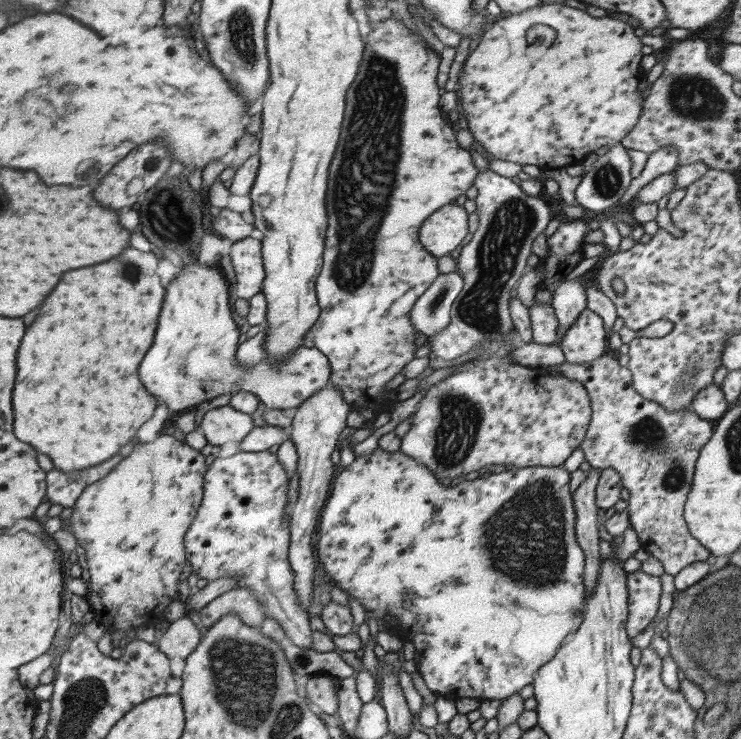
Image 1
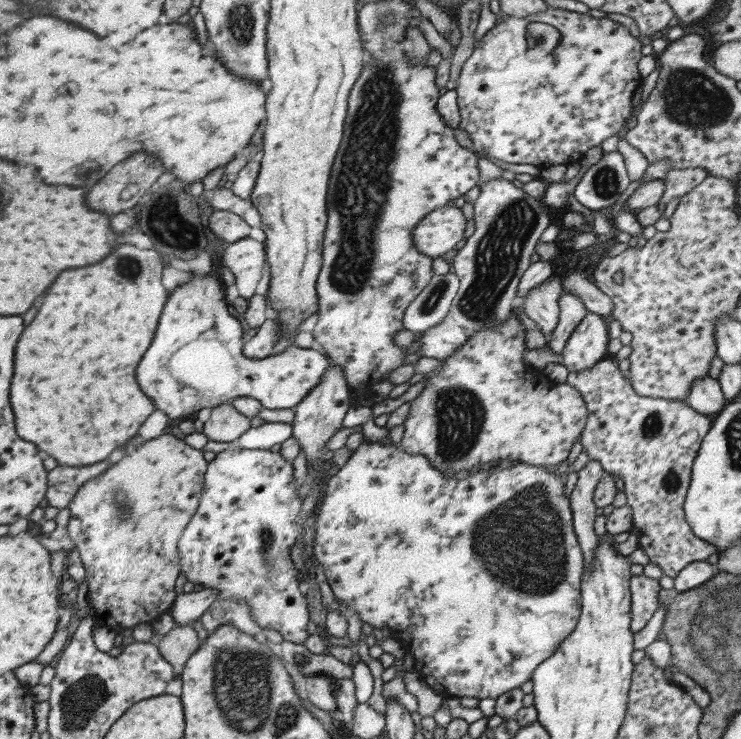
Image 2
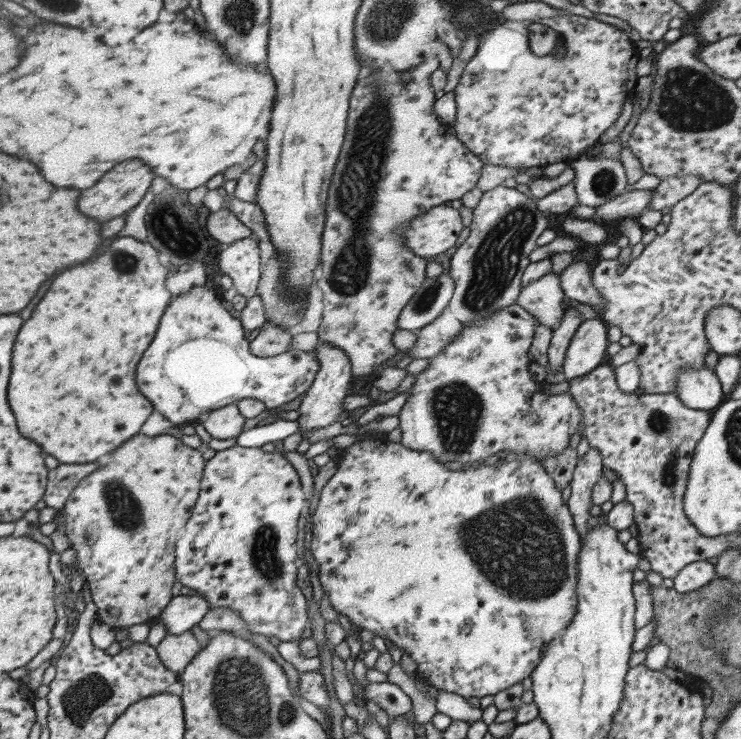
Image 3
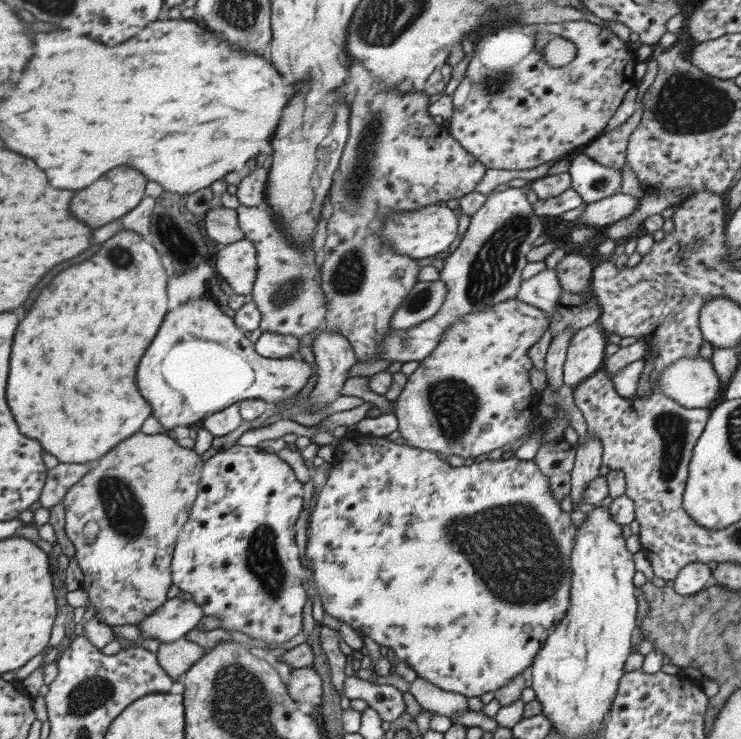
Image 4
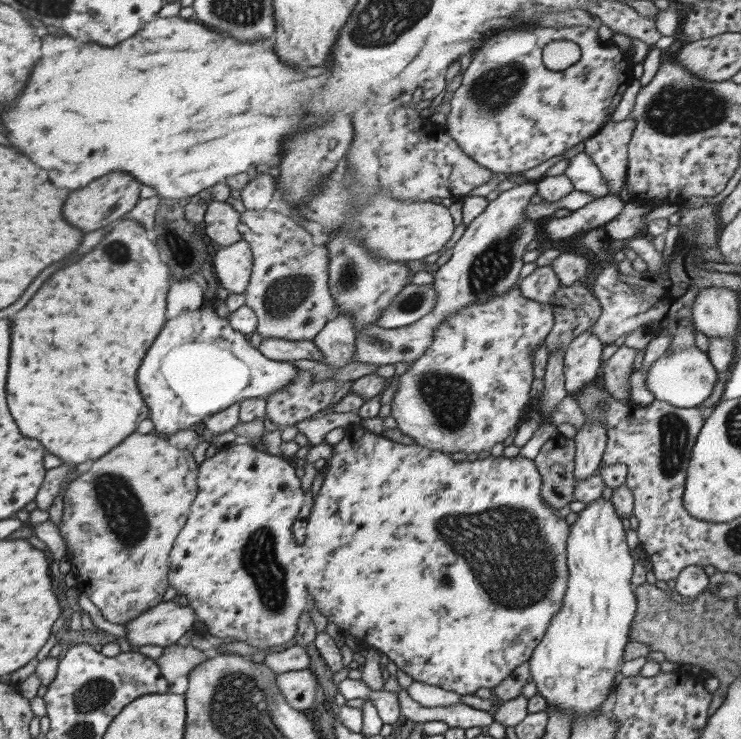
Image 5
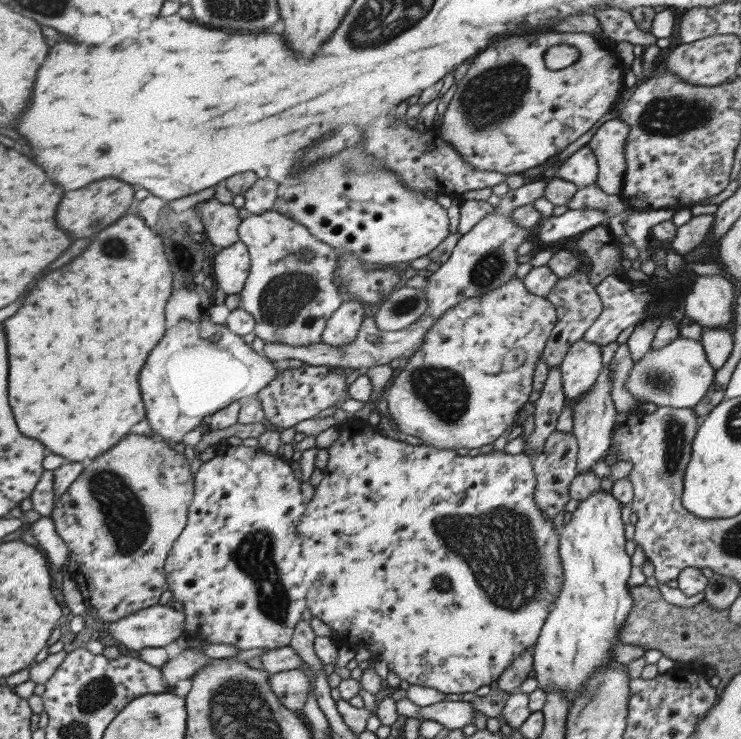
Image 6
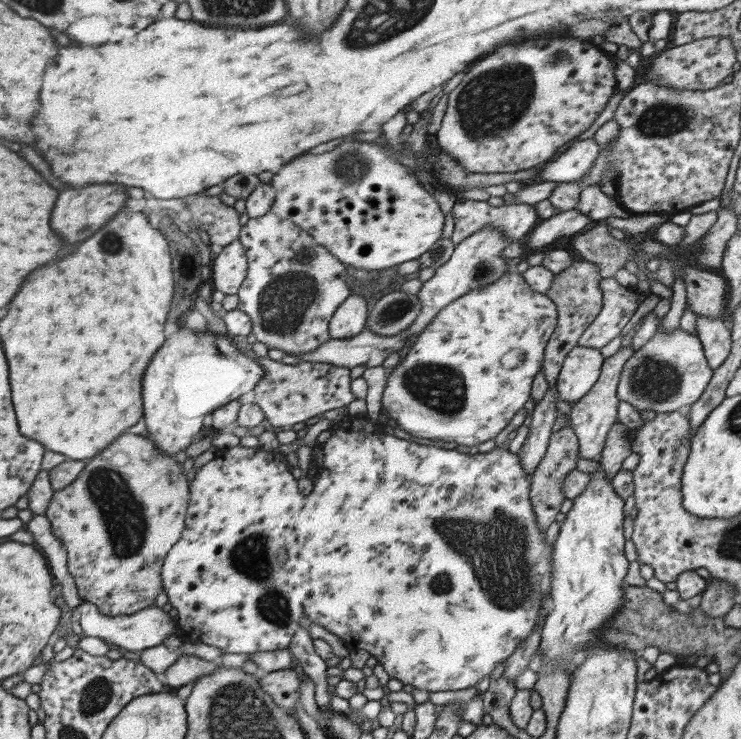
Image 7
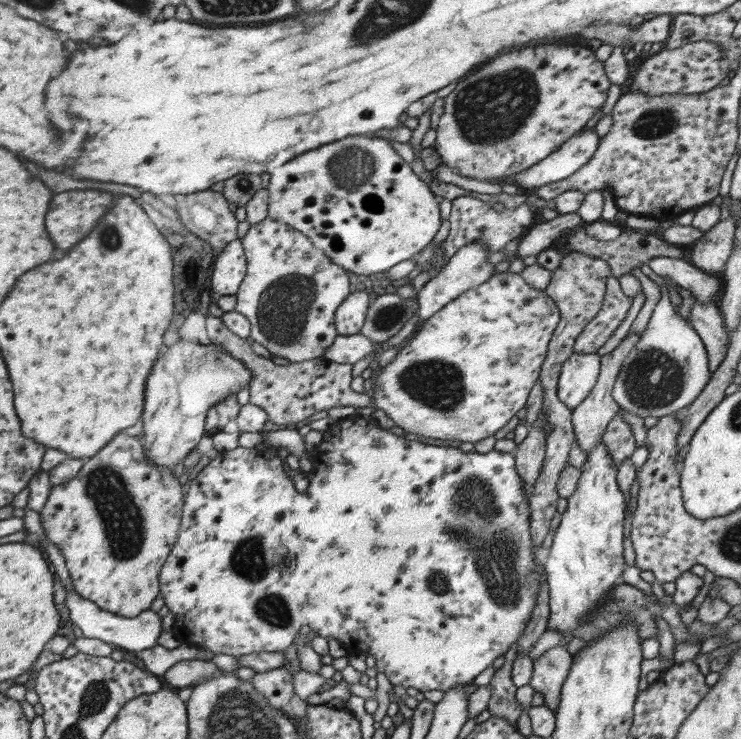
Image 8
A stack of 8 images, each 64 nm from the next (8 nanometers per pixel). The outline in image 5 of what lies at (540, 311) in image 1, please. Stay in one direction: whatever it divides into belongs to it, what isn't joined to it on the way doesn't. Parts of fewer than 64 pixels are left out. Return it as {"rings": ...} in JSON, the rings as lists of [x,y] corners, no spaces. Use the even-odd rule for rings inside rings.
{"rings":[[[551,266],[536,268],[530,276],[526,276],[519,283],[523,295],[528,297],[528,300],[549,305],[552,302],[551,296],[560,286],[561,283]]]}

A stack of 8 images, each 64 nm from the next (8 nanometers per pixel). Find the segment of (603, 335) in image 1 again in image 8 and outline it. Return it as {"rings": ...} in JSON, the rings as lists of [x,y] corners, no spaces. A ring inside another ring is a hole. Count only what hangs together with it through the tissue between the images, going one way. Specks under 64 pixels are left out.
{"rings":[[[574,352],[563,362],[558,378],[557,395],[570,410],[574,410],[590,394],[600,374],[601,356],[597,353]]]}

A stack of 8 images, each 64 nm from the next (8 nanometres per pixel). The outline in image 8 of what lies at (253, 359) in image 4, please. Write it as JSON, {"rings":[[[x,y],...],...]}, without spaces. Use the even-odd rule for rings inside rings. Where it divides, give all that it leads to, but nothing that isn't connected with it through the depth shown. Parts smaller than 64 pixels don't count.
{"rings":[[[181,338],[154,364],[146,380],[141,414],[145,455],[154,464],[167,468],[182,462],[206,434],[204,420],[208,410],[228,395],[249,388],[252,378],[252,370],[221,346],[213,342],[194,344],[191,340]]]}

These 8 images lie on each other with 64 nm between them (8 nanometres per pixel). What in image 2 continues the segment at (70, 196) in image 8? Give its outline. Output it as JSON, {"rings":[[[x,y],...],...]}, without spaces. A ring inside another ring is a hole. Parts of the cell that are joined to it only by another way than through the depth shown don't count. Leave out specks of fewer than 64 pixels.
{"rings":[[[144,152],[134,154],[128,160],[124,160],[122,164],[114,166],[96,186],[92,186],[88,190],[86,200],[90,200],[90,202],[86,202],[86,204],[102,214],[120,214],[123,211],[136,210],[147,192],[155,187],[157,178],[165,171],[163,164],[154,160],[152,156],[148,156]],[[132,186],[136,186],[136,189],[132,189]]]}

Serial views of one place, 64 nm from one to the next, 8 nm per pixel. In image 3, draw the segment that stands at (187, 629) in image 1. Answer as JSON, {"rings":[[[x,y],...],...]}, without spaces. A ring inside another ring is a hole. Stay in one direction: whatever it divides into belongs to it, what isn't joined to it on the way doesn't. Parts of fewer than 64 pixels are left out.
{"rings":[[[187,630],[182,634],[165,634],[156,649],[161,663],[172,672],[181,674],[203,647]]]}

